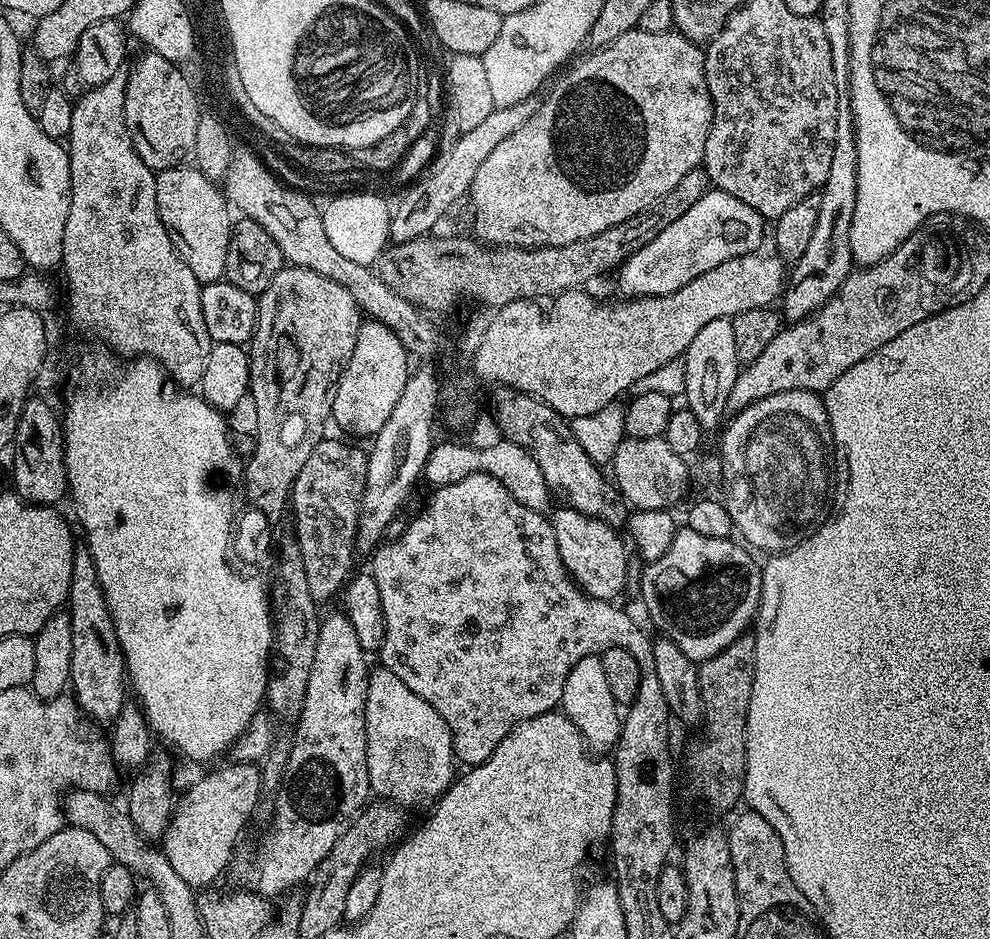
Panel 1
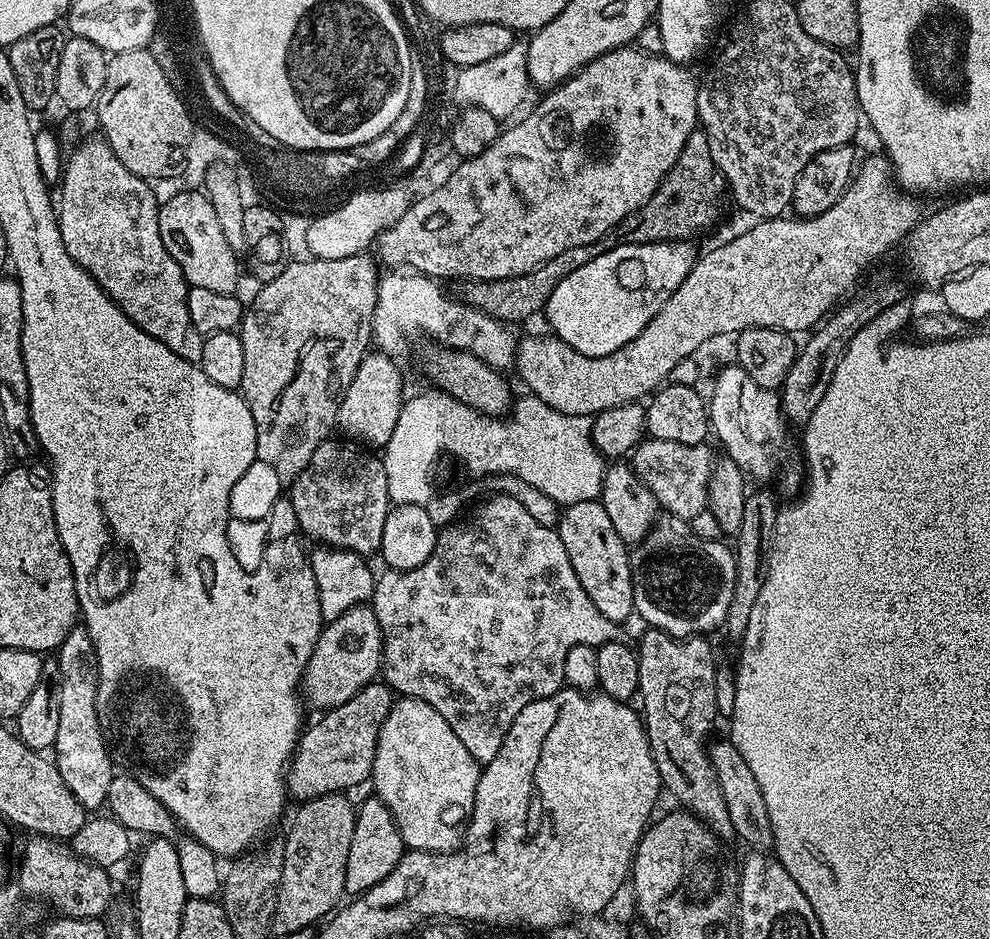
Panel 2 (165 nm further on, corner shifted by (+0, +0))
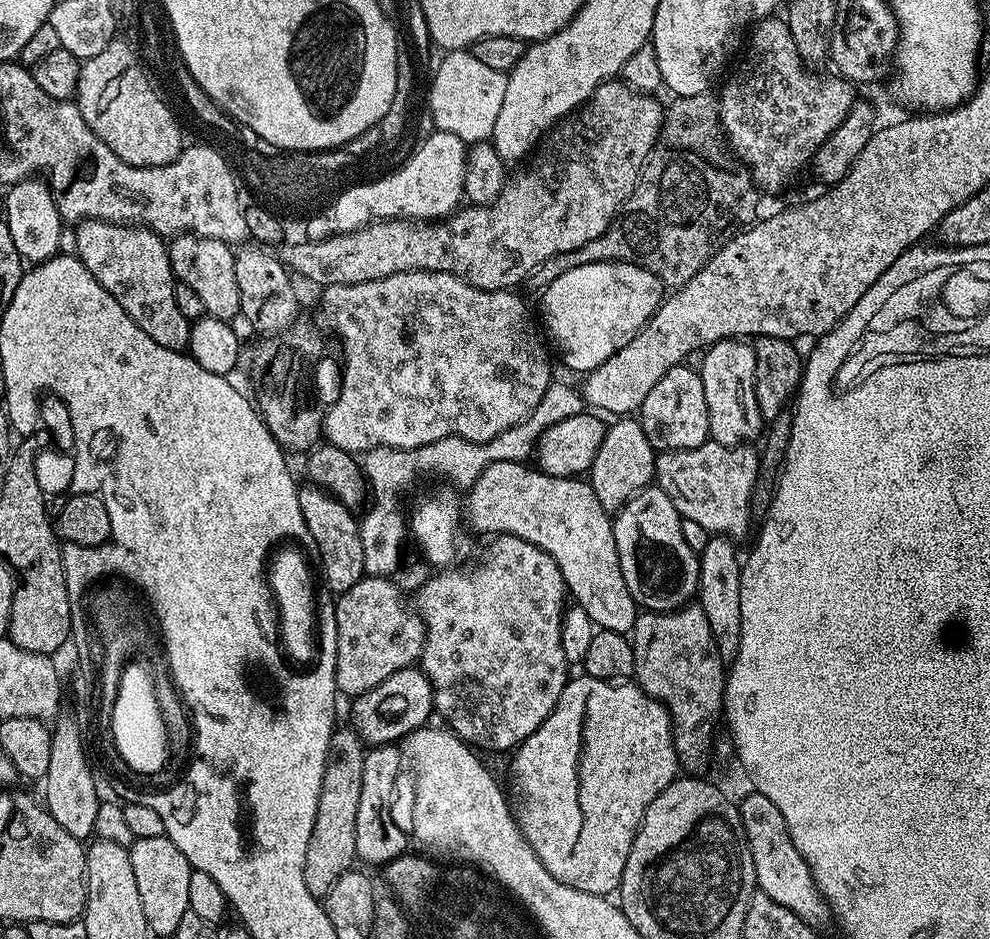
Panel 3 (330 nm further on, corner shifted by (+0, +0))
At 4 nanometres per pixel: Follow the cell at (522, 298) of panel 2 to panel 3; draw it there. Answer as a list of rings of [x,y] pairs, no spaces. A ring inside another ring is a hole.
[[[703,92],[677,96],[671,102],[646,171],[612,225],[594,242],[546,258],[528,275],[527,287],[543,290],[574,266],[621,260],[650,270],[665,289],[675,290],[690,282],[726,241],[757,219],[756,207],[762,196],[746,165],[732,155],[722,139],[717,97]]]

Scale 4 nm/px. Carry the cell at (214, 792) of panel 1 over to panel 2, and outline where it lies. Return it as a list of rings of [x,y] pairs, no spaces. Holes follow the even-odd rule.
[[[373,682],[366,685],[350,702],[329,708],[317,724],[309,723],[303,729],[300,743],[292,754],[286,769],[286,792],[296,802],[313,800],[331,792],[347,793],[347,788],[367,785],[372,778],[374,754],[378,746],[378,734],[386,714],[390,714],[394,693],[387,684]]]

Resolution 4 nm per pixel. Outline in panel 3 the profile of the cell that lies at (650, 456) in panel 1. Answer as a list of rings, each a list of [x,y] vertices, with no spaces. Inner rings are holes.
[[[708,439],[702,446],[690,450],[661,452],[656,458],[655,487],[661,488],[674,502],[681,517],[698,522],[702,530],[713,536],[737,538],[748,532],[754,513],[754,497],[758,491],[756,479],[762,475],[760,456],[747,443],[735,446]]]

